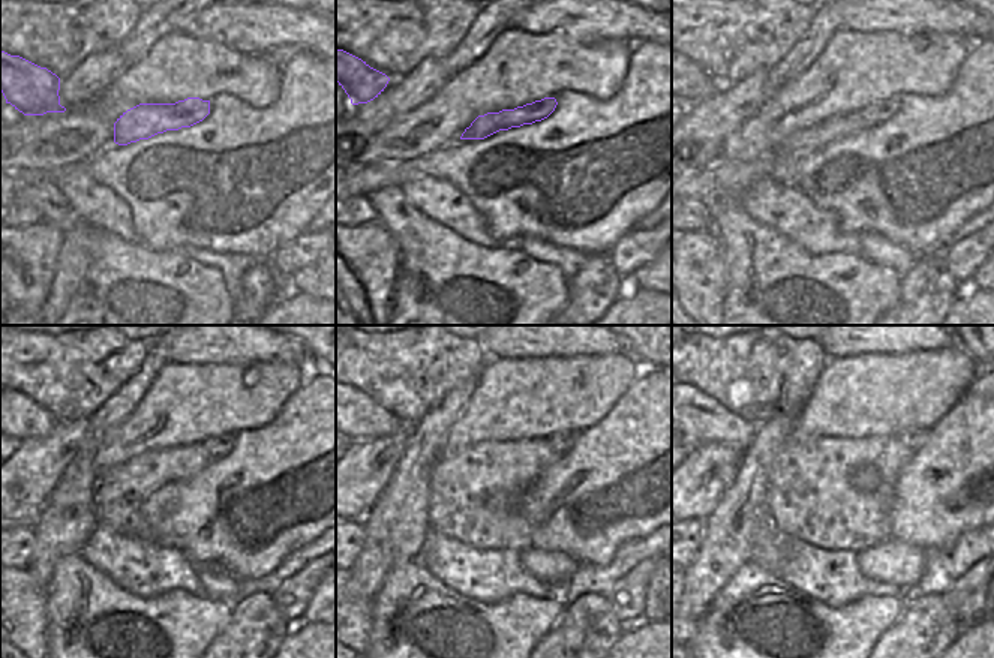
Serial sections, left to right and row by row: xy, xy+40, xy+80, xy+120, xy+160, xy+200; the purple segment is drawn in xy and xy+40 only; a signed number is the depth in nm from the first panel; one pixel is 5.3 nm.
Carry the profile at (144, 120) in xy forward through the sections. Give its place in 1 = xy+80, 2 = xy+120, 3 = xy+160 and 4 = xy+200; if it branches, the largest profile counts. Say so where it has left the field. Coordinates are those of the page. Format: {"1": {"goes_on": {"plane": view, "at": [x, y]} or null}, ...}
{"1": {"goes_on": {"plane": "xy+80", "at": [879, 111]}}, "2": {"goes_on": {"plane": "xy+120", "at": [221, 445]}}, "3": {"goes_on": {"plane": "xy+160", "at": [559, 442]}}, "4": {"goes_on": {"plane": "xy+200", "at": [913, 438]}}}

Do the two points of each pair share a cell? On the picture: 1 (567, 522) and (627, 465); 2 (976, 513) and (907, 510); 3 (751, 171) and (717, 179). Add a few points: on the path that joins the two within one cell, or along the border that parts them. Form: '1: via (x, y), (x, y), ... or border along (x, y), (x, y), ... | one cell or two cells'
1: via (585, 522), (616, 483) | one cell
2: via (960, 513), (924, 510) | one cell
3: via (742, 173), (726, 179) | one cell

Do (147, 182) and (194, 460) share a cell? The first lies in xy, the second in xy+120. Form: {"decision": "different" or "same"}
{"decision": "different"}

